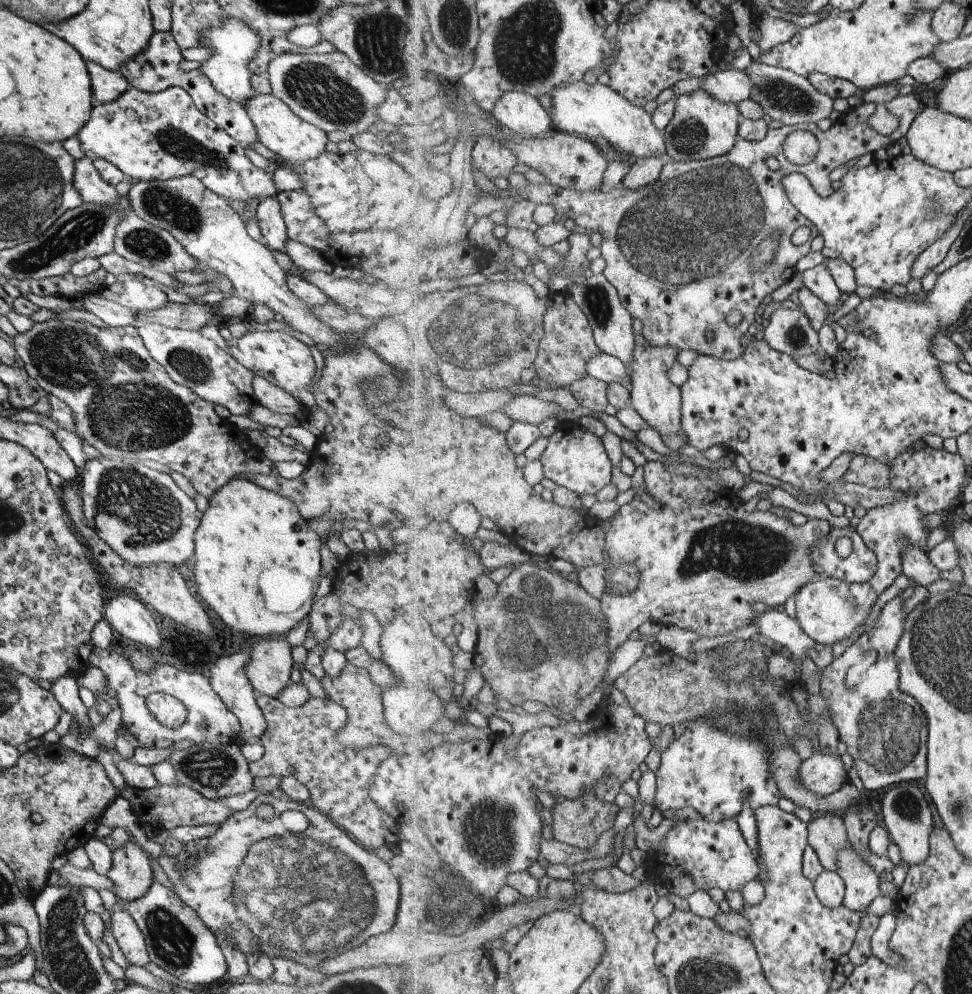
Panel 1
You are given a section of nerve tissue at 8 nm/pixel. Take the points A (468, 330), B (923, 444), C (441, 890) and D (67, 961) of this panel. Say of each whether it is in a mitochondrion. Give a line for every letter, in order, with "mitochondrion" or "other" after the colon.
A: mitochondrion
B: other
C: mitochondrion
D: mitochondrion

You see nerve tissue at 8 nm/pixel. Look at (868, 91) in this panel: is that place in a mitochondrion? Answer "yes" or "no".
no

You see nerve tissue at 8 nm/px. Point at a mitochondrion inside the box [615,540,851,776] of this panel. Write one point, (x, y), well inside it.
(742, 713)

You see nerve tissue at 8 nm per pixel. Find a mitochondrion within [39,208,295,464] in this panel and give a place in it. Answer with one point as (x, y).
(183, 361)

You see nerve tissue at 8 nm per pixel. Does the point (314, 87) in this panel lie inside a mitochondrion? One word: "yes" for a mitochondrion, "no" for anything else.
yes

